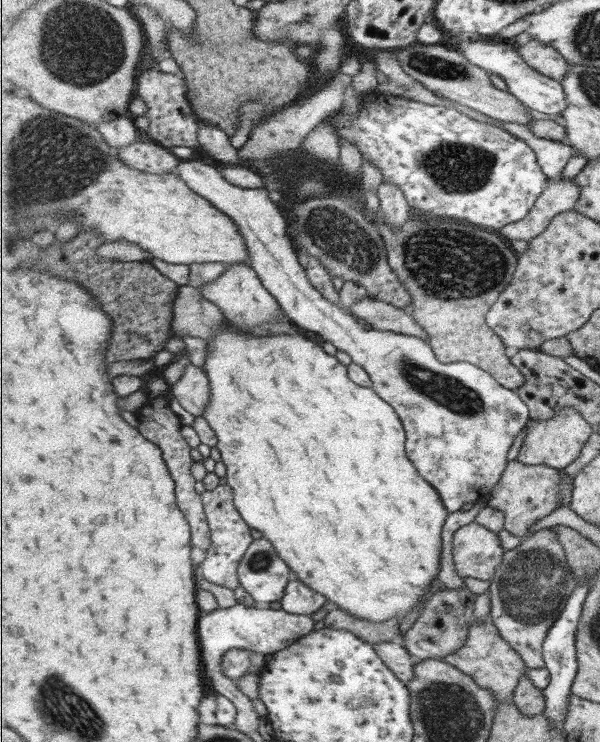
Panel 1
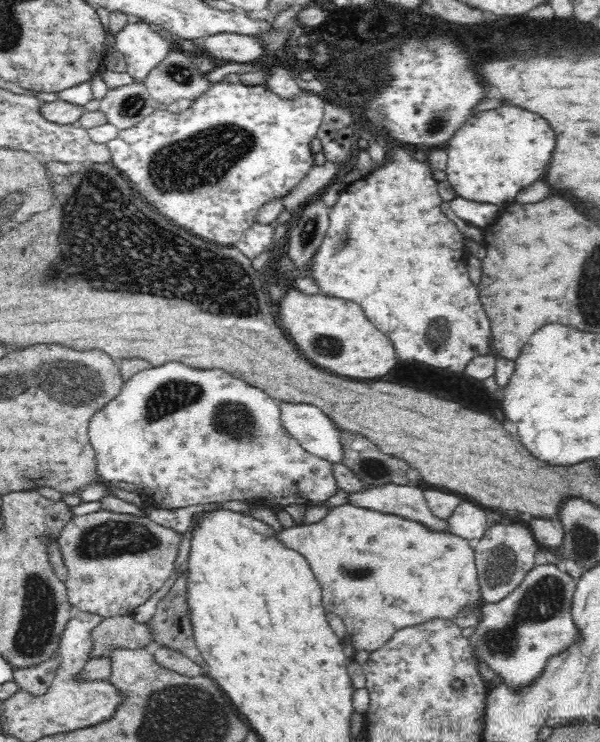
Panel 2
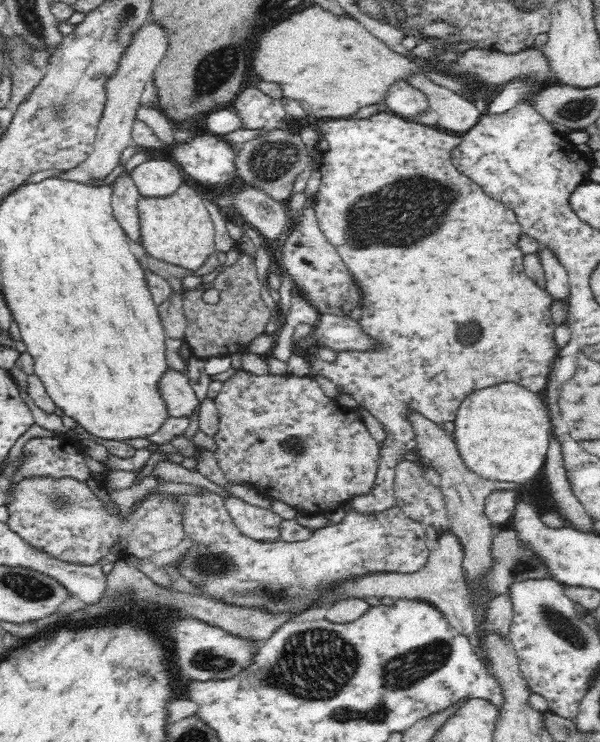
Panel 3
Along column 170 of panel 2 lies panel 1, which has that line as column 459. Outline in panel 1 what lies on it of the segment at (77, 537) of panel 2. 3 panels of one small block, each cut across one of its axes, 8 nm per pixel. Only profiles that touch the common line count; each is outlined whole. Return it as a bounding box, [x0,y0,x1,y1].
[452,521,506,583]

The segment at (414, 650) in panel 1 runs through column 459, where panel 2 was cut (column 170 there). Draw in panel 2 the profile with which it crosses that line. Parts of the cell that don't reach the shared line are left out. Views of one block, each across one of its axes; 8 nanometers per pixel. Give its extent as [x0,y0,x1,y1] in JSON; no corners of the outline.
[146,568,206,667]

